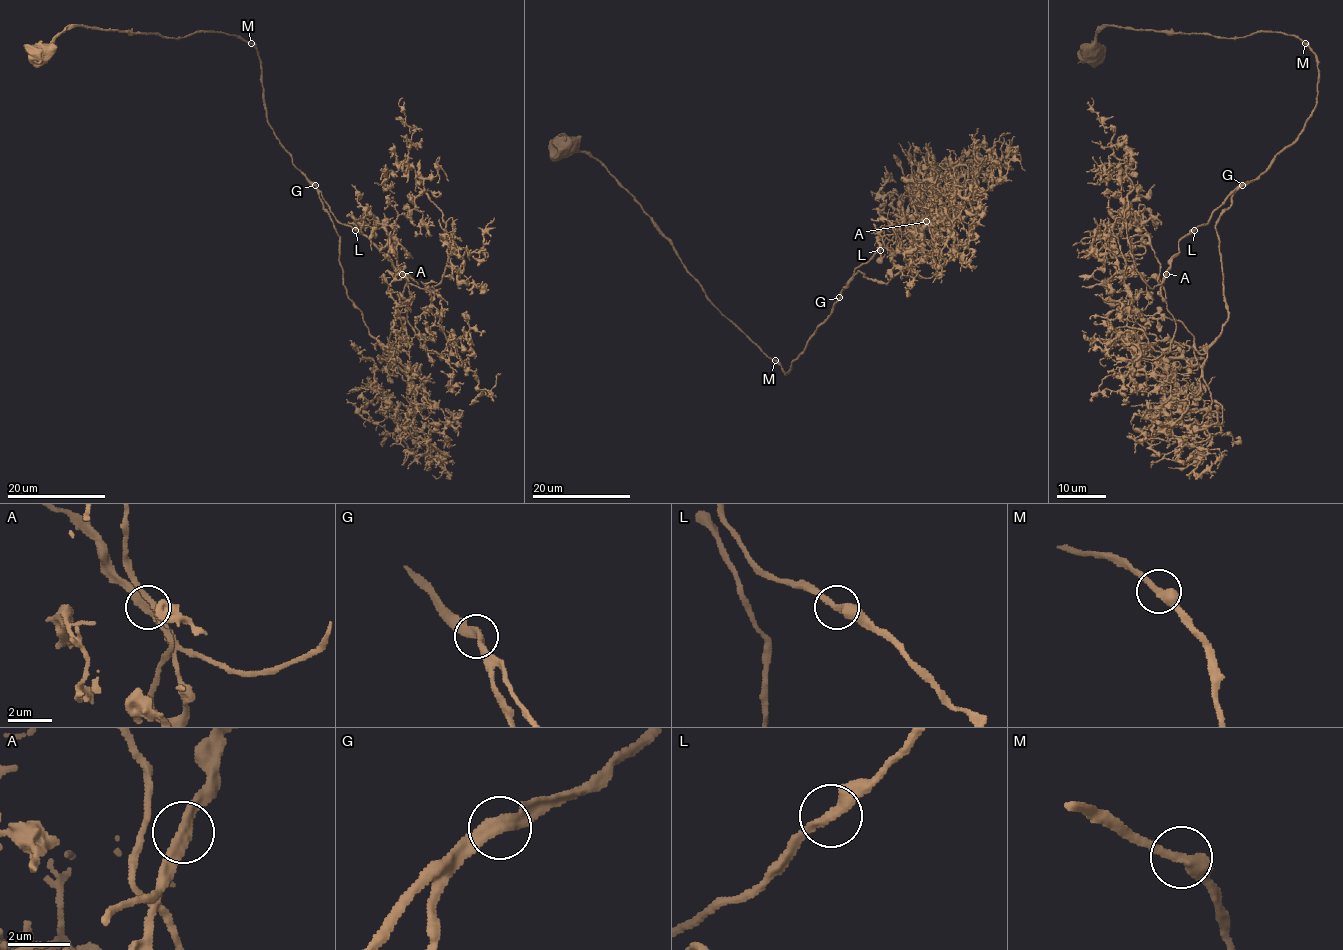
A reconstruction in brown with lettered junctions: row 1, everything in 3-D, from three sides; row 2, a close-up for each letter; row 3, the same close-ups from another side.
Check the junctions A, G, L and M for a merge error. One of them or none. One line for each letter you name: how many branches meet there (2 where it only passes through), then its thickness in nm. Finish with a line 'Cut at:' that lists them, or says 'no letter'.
Cut at: no letter

